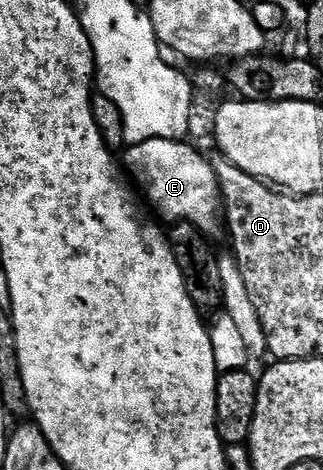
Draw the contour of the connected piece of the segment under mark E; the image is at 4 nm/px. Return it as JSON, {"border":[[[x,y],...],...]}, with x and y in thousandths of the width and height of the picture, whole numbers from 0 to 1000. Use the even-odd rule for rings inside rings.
{"border":[[[554,296],[415,304],[381,323],[378,347],[427,398],[433,387],[430,404],[486,460],[511,457],[523,477],[585,474],[656,504],[687,483],[684,374],[669,372],[666,360],[588,306]]]}

